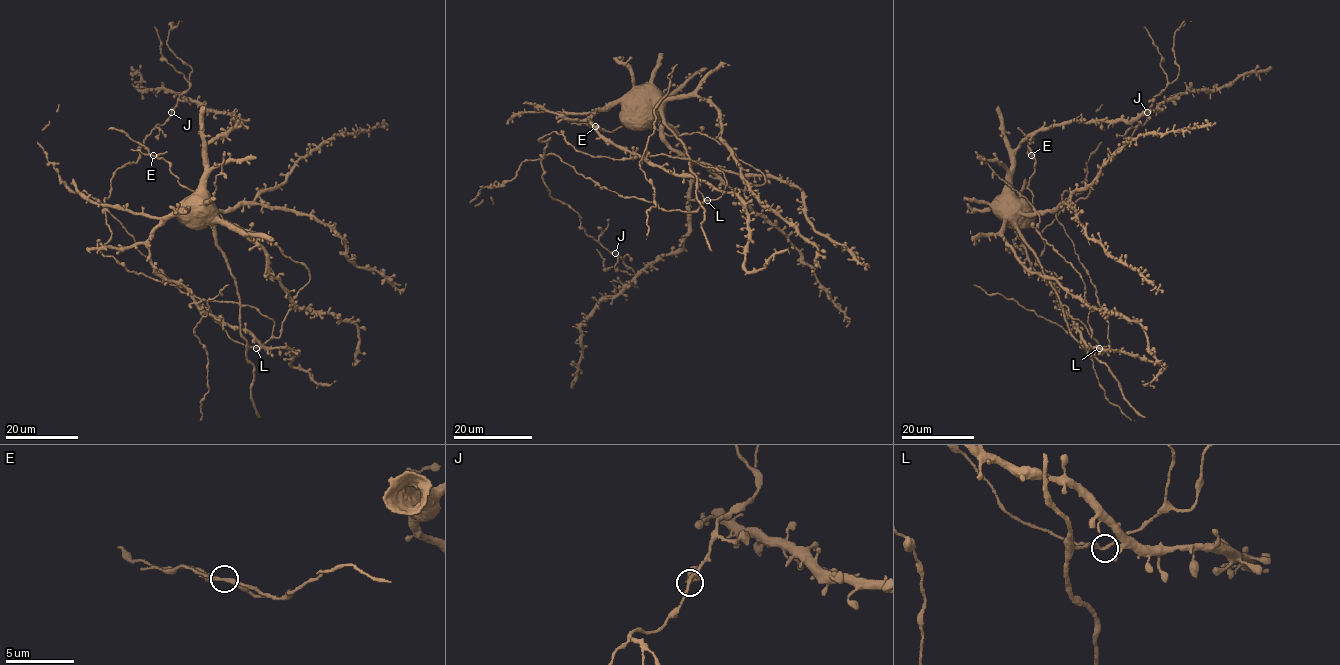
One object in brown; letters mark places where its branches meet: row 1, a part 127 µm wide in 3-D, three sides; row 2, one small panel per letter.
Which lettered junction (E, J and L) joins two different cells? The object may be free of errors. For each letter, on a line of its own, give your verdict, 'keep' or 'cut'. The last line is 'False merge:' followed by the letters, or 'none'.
E: cut
J: keep
L: keep
False merge: E

